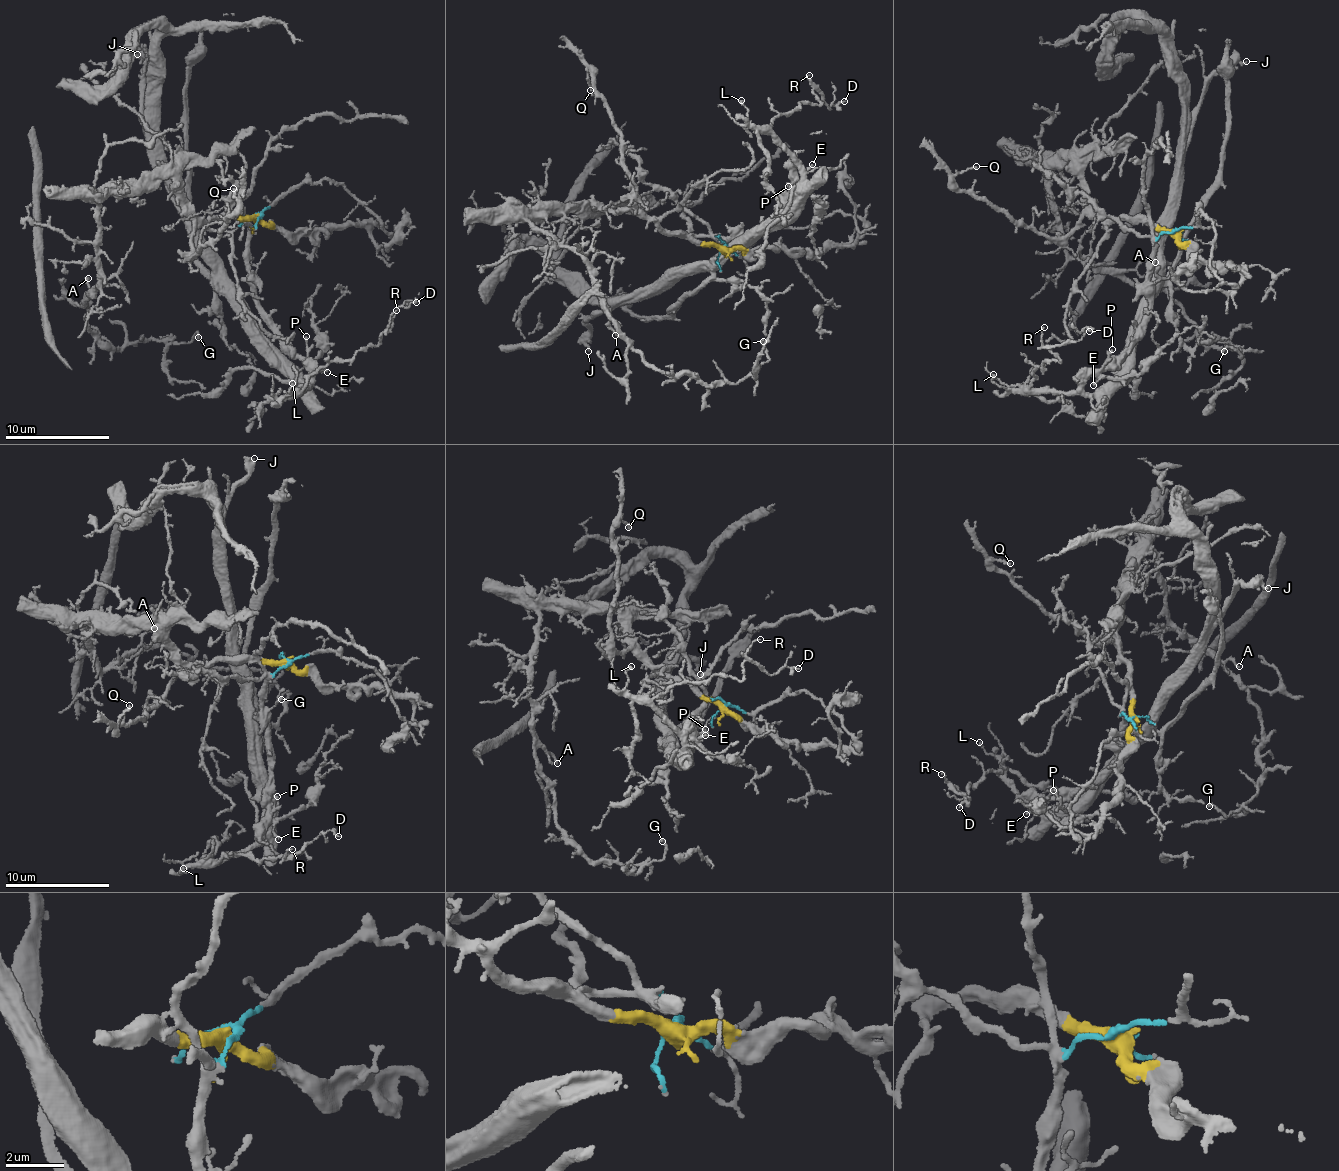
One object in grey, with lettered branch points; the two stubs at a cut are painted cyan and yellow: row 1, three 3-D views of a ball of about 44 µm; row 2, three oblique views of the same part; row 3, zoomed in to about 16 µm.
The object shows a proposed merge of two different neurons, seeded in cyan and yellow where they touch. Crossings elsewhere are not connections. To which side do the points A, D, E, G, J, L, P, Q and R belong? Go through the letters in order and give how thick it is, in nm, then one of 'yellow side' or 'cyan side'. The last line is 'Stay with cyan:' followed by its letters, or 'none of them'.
A: calibre 160 nm; yellow side
D: calibre 110 nm; cyan side
E: calibre 140 nm; cyan side
G: calibre 160 nm; yellow side
J: calibre 180 nm; cyan side
L: calibre 150 nm; cyan side
P: calibre 150 nm; cyan side
Q: calibre 170 nm; yellow side
R: calibre 100 nm; cyan side
Stay with cyan: D, E, J, L, P, R

